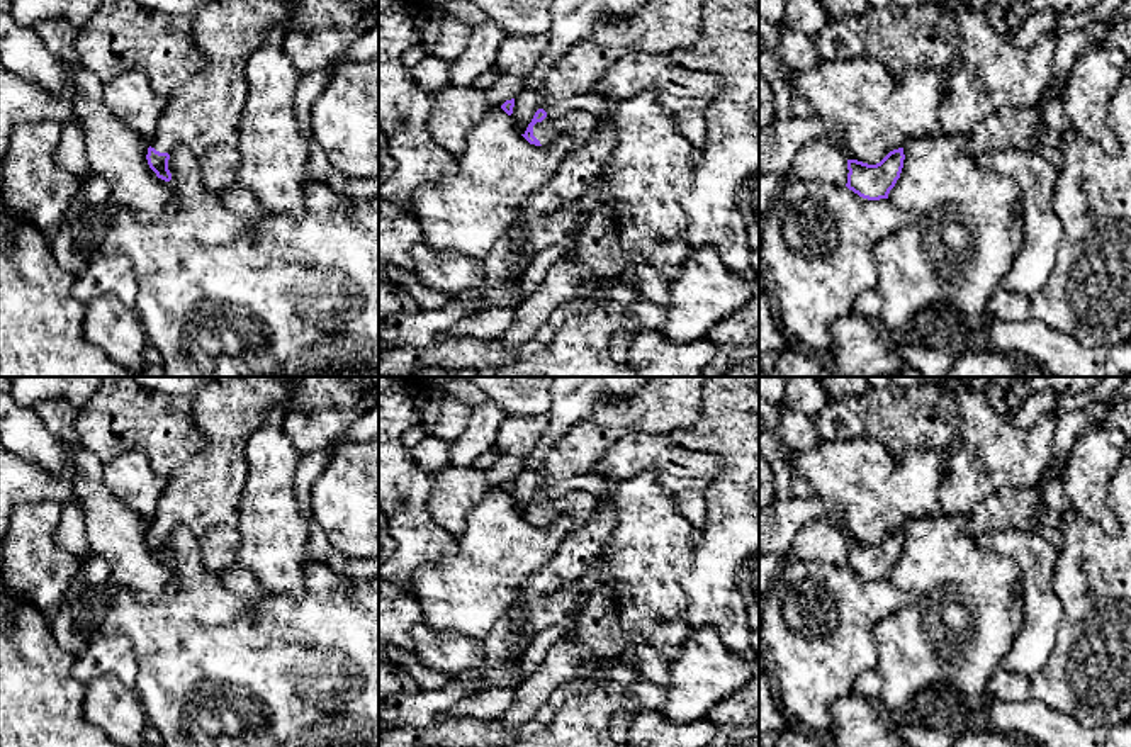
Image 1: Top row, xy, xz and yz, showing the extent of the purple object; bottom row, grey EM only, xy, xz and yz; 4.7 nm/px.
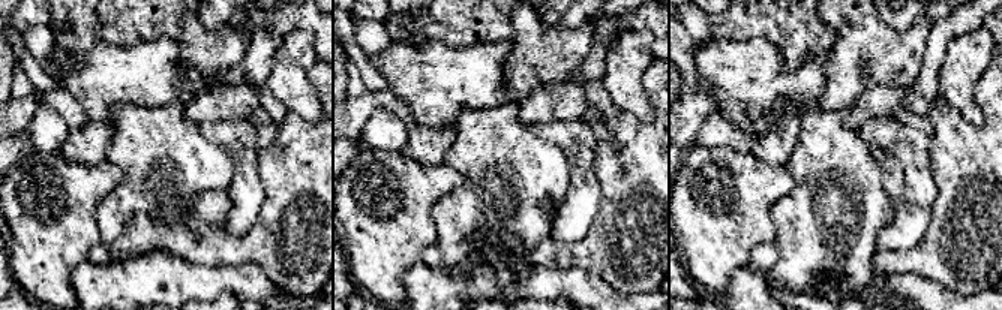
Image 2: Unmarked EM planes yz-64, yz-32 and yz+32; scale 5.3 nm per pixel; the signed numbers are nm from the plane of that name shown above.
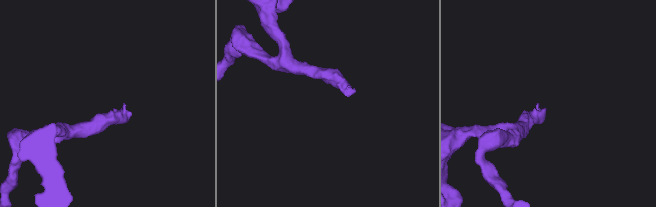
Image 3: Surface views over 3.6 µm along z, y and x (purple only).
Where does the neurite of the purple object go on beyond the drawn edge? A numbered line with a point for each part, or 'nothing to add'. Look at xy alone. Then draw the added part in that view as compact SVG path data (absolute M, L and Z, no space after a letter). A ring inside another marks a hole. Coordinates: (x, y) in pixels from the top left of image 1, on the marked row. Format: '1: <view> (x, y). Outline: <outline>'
1: xy (206, 111). Outline: M207 0L192 14L190 34L205 58L200 71L178 87L156 122L149 143L160 153L185 146L197 158L209 148L236 148L238 124L246 105L246 61L267 36L282 29L284 46L301 76L335 65L362 36L379 27L379 0Z

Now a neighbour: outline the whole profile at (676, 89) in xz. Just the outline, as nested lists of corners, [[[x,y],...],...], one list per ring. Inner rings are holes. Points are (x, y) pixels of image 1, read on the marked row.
[[[632,53],[606,70],[594,92],[616,102],[652,92],[667,112],[678,115],[689,109],[703,112],[720,88],[718,76],[688,70],[669,54]]]

